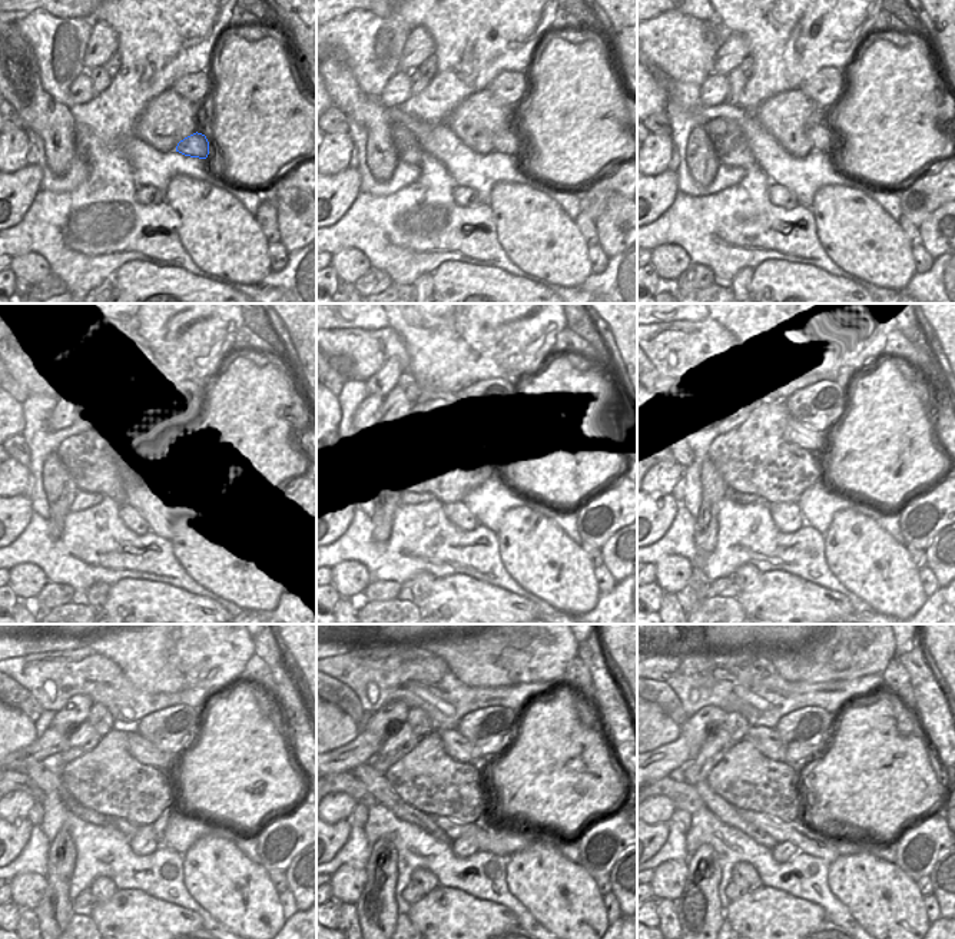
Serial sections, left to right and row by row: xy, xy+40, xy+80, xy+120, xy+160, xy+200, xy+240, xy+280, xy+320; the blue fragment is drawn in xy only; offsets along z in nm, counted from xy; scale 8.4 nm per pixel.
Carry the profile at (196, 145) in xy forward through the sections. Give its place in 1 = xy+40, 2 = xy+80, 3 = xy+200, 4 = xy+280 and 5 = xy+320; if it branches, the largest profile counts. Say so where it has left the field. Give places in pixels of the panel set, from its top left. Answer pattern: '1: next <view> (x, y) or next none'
1: next xy+40 (507, 140)
2: next xy+80 (821, 136)
3: next xy+200 (803, 435)
4: next xy+280 (456, 745)
5: next xy+320 (768, 742)

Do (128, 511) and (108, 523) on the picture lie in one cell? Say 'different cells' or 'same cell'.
different cells

